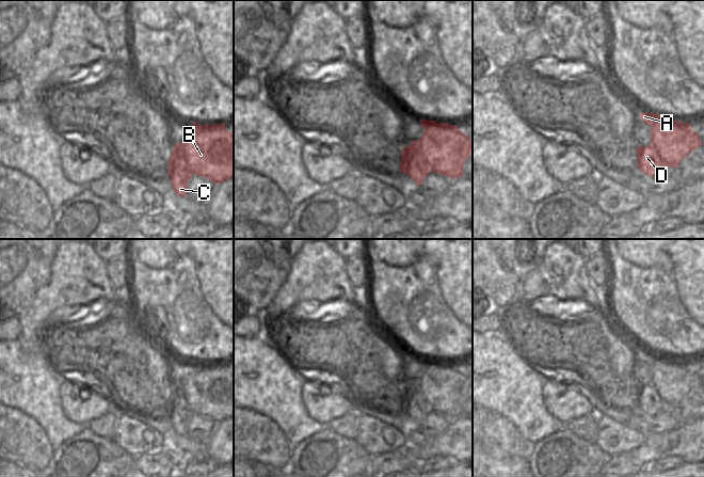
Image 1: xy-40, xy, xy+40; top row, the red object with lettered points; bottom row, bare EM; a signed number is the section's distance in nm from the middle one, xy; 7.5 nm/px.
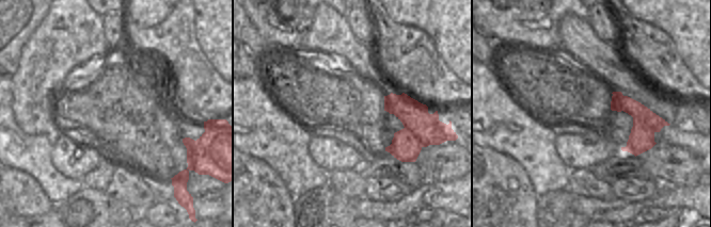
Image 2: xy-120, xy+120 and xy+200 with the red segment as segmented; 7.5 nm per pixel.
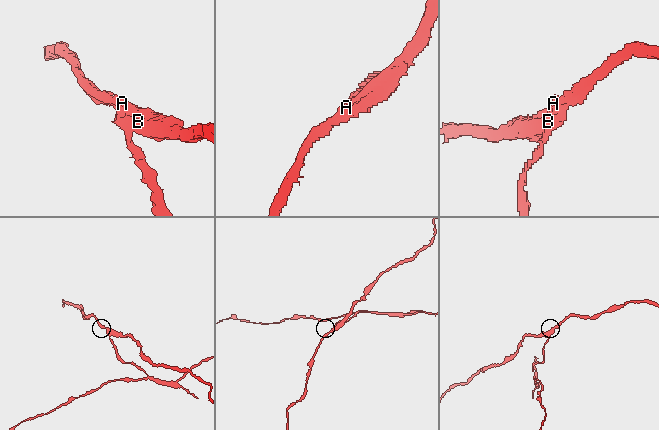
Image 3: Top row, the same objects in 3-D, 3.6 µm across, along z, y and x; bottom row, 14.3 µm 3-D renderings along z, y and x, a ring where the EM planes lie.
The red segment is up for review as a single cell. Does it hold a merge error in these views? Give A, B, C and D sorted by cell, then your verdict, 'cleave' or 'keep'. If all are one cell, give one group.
A B / C D | cleave

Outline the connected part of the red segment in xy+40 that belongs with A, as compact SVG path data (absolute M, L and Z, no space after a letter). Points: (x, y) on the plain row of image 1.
M642 351L639 356L651 365L651 383L657 388L666 407L677 407L692 389L702 384L689 362L649 351Z

